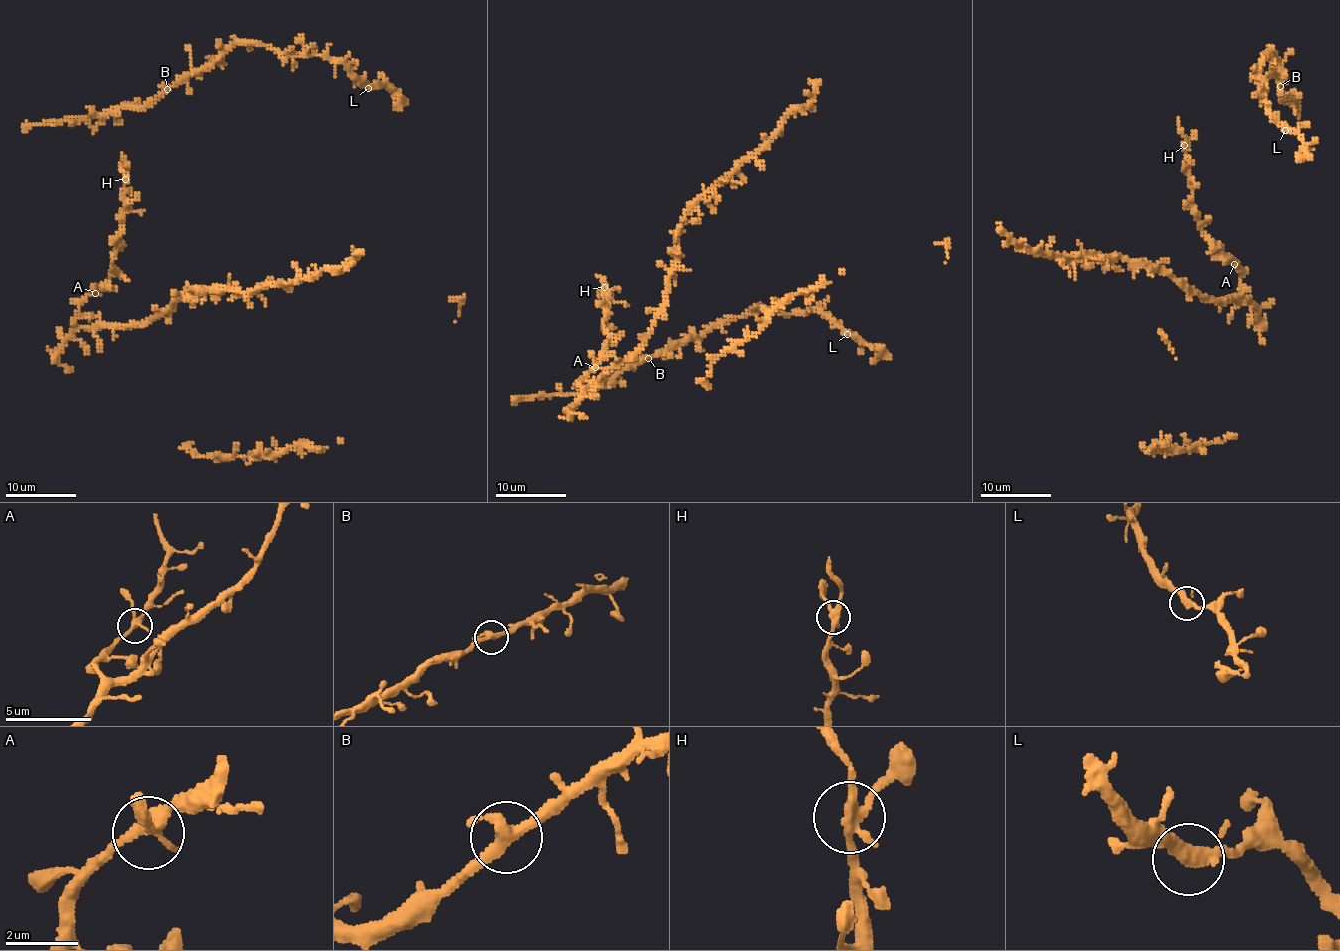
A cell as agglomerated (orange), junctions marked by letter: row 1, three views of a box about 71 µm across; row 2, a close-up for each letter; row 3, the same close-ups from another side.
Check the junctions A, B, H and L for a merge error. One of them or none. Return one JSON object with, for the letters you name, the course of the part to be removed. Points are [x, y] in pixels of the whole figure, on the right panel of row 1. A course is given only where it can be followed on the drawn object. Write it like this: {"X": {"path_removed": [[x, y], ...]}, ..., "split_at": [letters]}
{"split_at": []}

